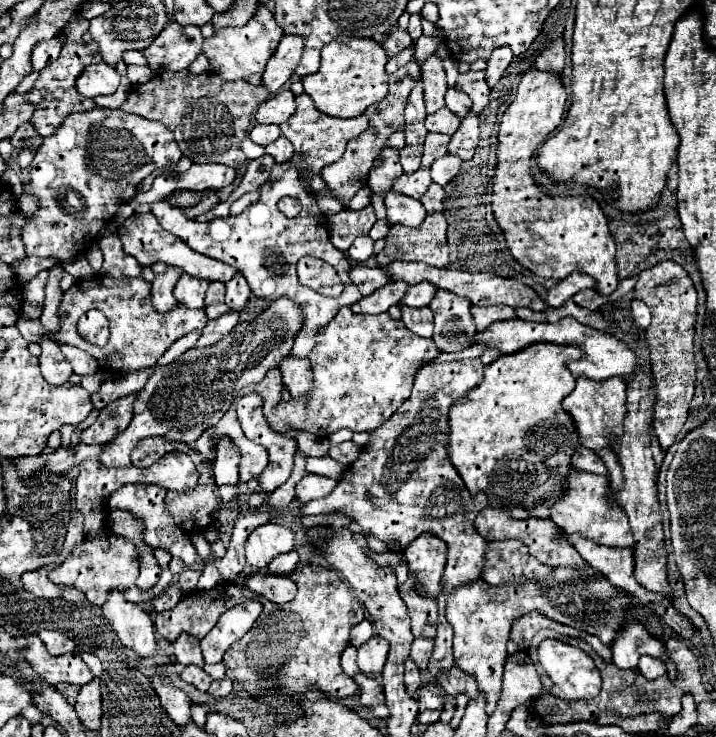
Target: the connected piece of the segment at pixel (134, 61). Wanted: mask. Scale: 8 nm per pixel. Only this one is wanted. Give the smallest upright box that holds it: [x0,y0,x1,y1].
[123,50,146,65]

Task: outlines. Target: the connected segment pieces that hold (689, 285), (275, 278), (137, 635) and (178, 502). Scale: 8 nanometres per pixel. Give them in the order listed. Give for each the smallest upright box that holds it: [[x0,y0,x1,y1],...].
[[633,261,697,451],[151,163,361,357],[103,591,159,657],[165,459,221,535]]

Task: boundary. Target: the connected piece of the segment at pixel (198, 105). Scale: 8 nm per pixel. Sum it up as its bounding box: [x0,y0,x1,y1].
[121,71,269,169]

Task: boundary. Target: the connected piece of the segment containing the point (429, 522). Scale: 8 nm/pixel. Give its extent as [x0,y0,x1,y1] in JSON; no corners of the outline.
[299,359,487,593]

